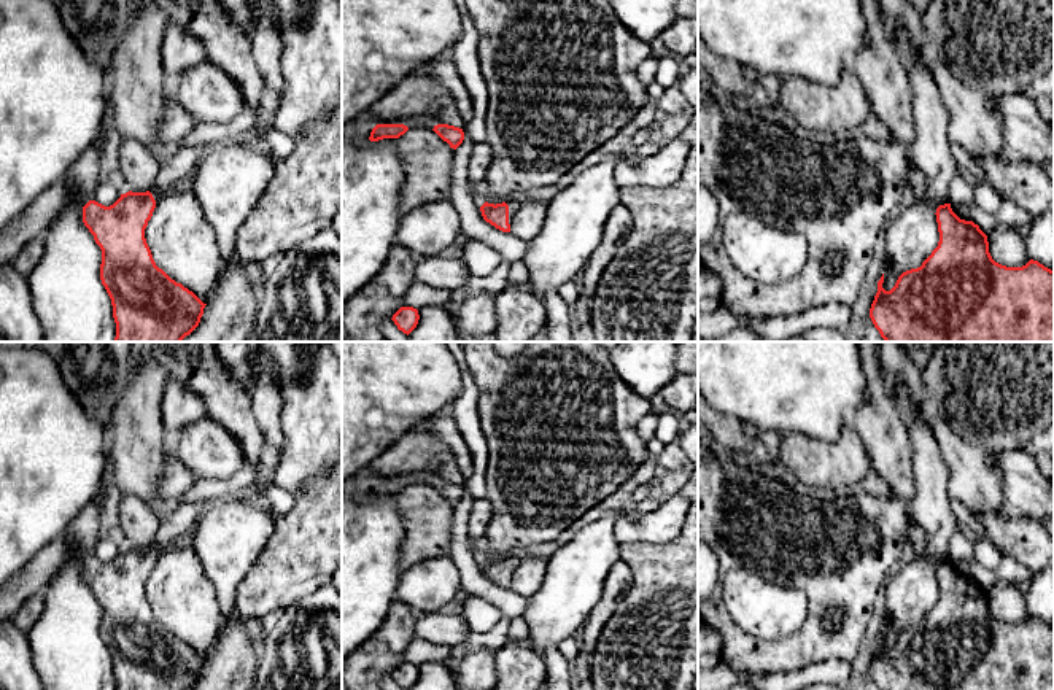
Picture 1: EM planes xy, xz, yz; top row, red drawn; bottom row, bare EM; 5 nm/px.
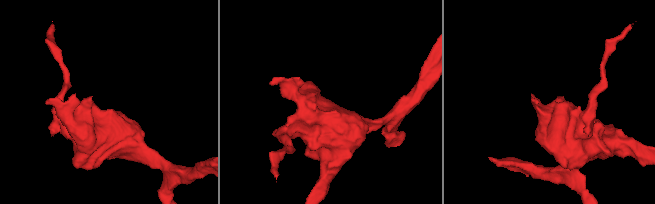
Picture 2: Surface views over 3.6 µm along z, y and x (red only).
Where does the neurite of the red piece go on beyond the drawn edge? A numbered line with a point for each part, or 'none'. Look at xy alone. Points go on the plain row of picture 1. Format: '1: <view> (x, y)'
1: xy (185, 514)

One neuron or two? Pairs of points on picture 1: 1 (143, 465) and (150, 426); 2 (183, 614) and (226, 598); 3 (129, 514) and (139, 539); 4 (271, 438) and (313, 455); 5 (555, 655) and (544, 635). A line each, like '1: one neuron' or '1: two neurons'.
1: one neuron
2: two neurons
3: one neuron
4: two neurons
5: two neurons

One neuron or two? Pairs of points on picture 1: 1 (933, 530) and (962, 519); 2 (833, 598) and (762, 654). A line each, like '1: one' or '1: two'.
1: two
2: one

